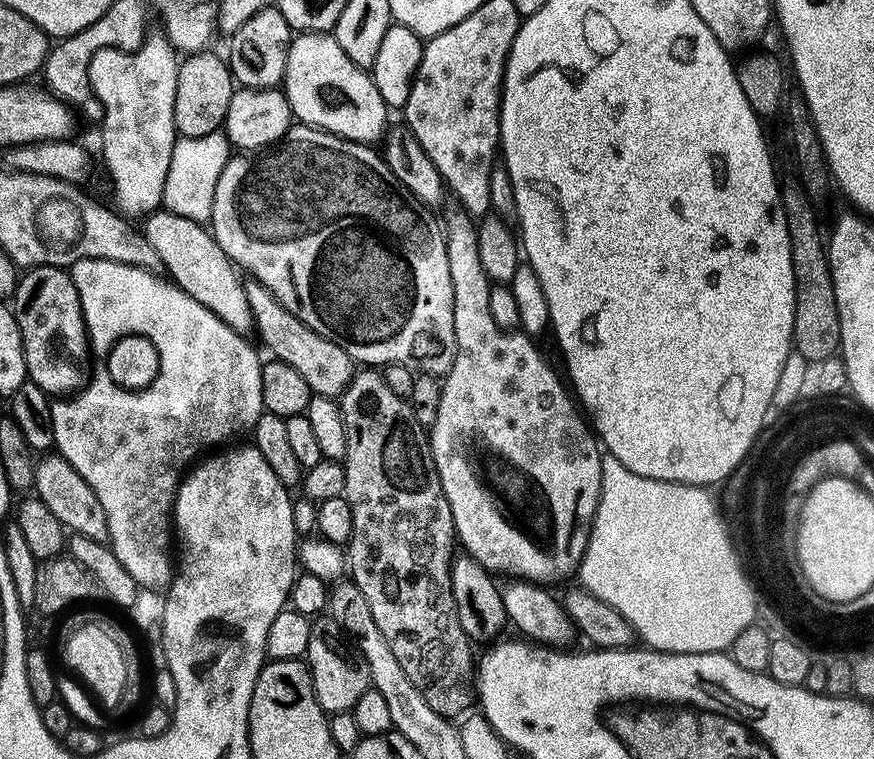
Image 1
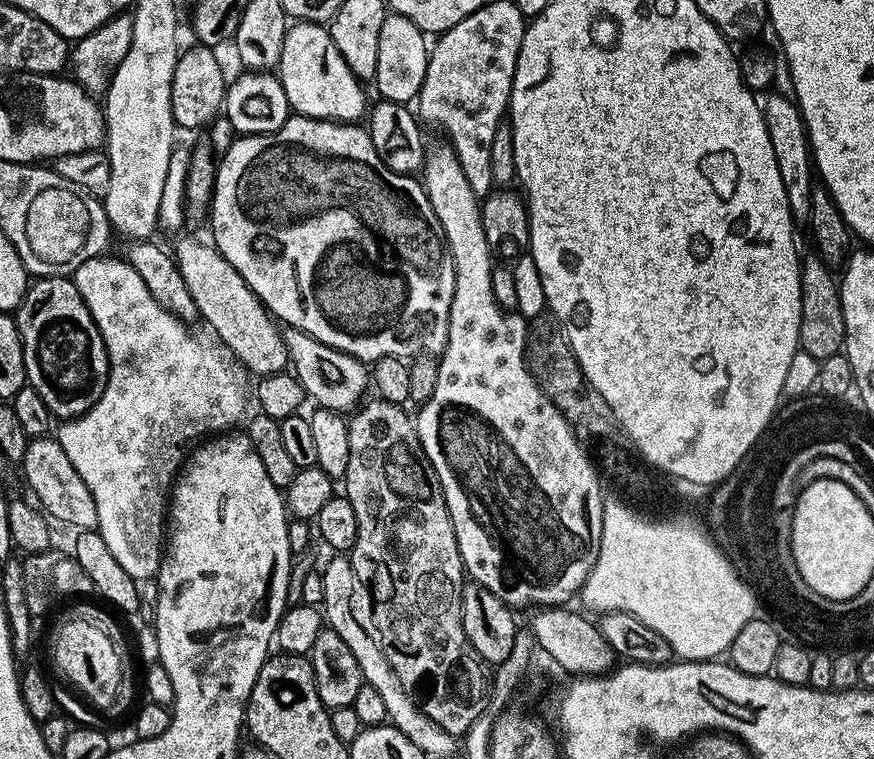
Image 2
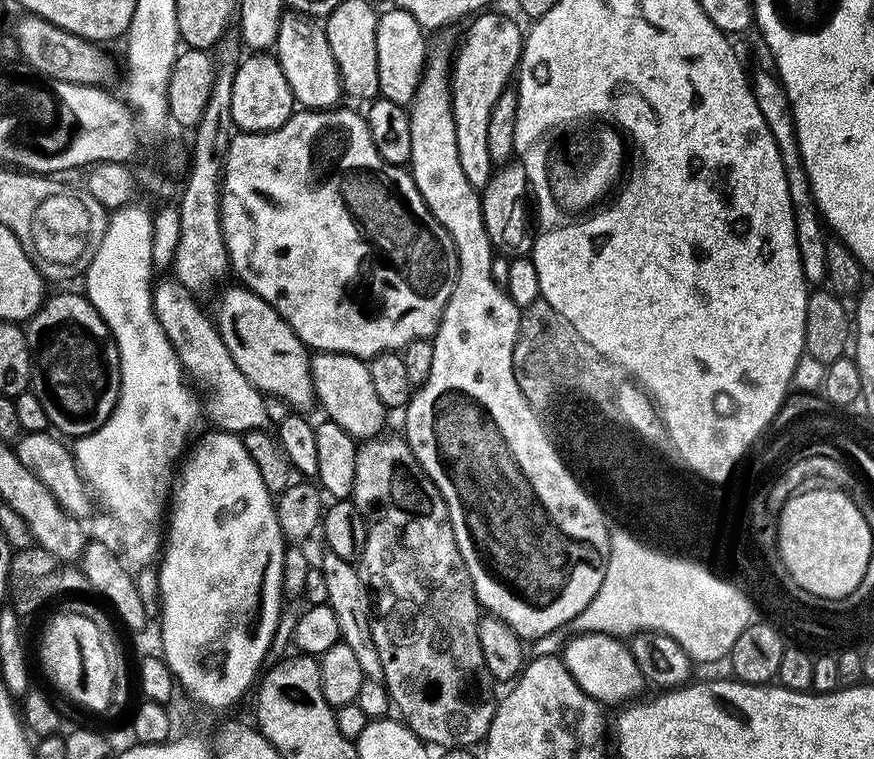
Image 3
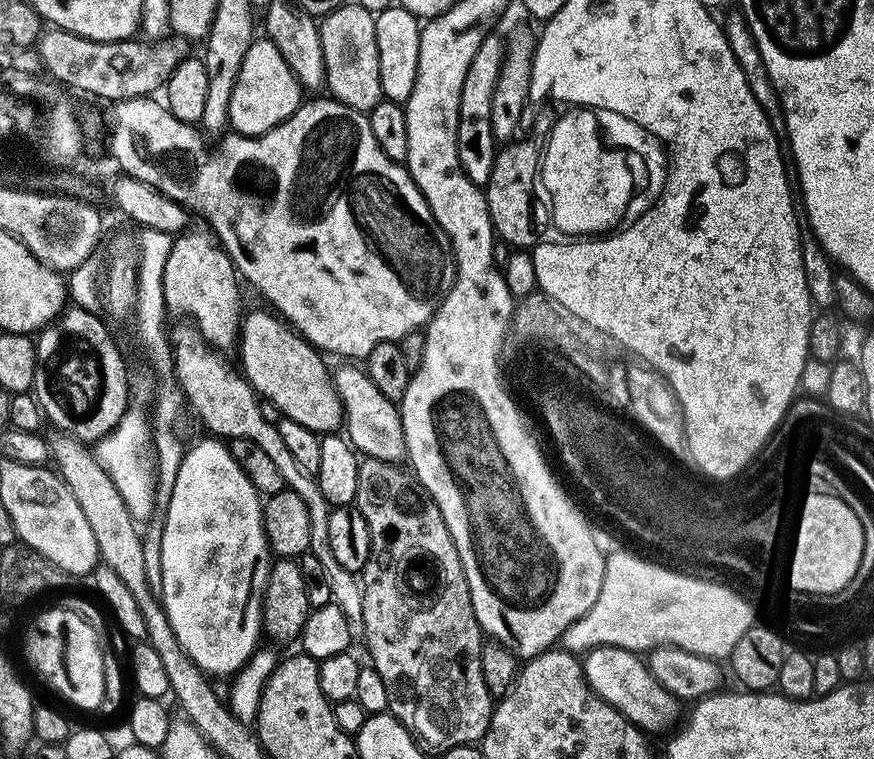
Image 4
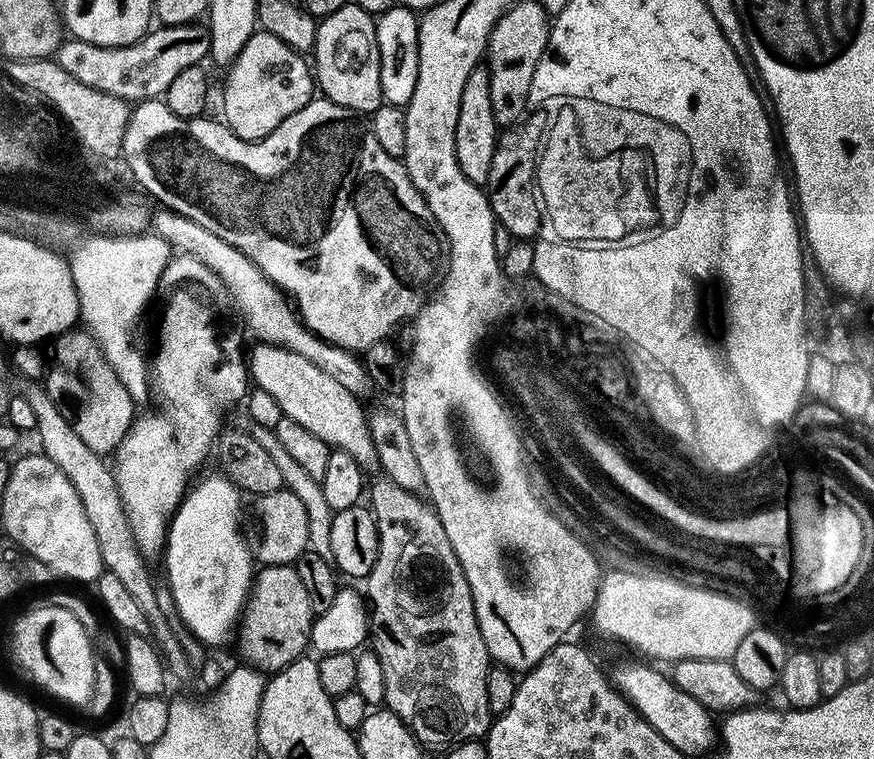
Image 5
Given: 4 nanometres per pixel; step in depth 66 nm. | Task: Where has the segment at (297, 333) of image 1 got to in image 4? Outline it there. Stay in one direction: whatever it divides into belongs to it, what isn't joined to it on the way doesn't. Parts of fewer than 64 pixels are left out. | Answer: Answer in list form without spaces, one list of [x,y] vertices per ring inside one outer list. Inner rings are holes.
[[[344,362],[340,369],[335,369],[334,383],[336,392],[344,407],[343,427],[346,429],[348,441],[357,453],[375,460],[391,460],[400,462],[407,457],[404,431],[400,421],[400,409],[374,382],[370,382],[367,371],[363,367],[355,368],[355,363]]]

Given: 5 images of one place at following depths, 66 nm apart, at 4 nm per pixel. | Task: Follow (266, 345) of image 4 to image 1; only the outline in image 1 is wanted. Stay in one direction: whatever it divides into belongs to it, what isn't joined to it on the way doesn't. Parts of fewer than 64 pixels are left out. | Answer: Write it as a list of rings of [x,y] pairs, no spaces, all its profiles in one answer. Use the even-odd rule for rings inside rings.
[[[167,210],[154,211],[143,222],[143,236],[154,248],[154,254],[158,254],[163,271],[169,272],[167,275],[171,283],[190,294],[194,302],[202,302],[206,310],[218,314],[218,318],[222,318],[222,322],[226,322],[226,326],[235,332],[247,333],[247,328],[251,329],[253,322],[250,302],[244,290],[245,283],[236,274],[233,261],[229,260],[222,246],[218,246],[211,231],[203,223]]]

